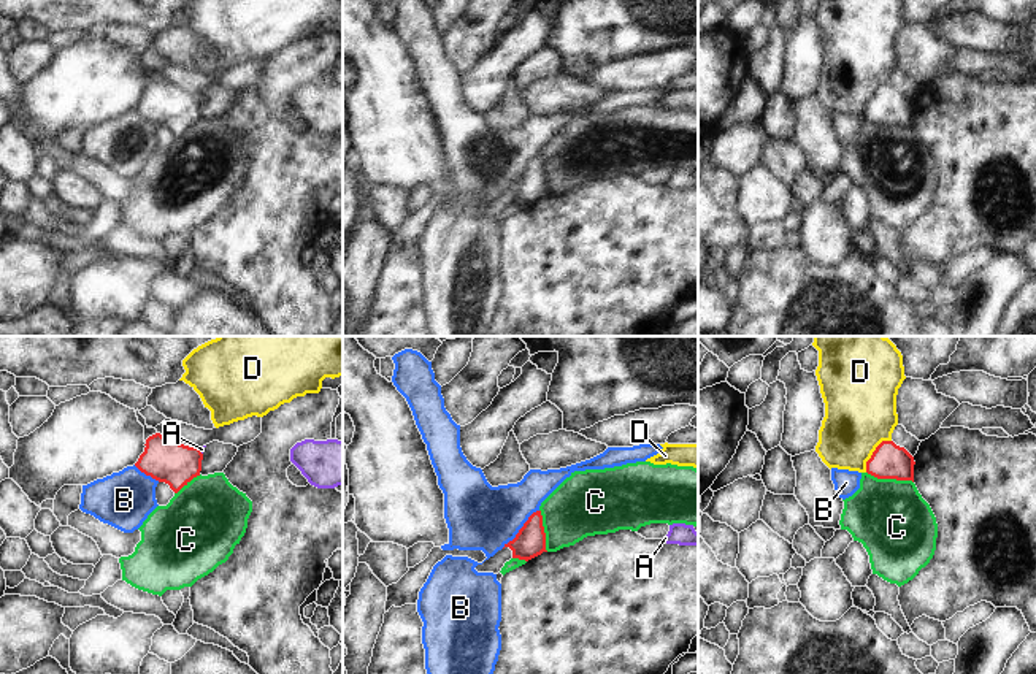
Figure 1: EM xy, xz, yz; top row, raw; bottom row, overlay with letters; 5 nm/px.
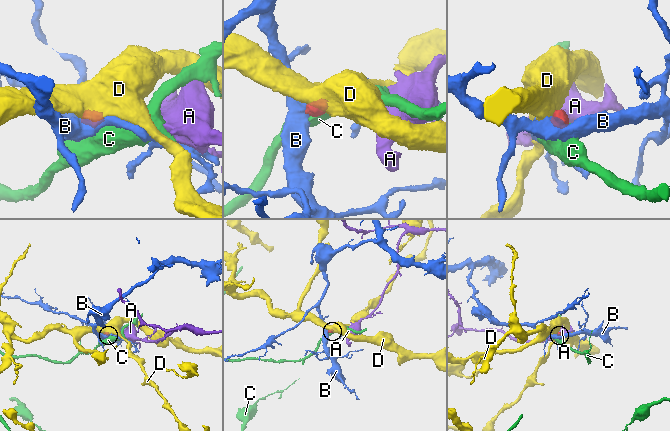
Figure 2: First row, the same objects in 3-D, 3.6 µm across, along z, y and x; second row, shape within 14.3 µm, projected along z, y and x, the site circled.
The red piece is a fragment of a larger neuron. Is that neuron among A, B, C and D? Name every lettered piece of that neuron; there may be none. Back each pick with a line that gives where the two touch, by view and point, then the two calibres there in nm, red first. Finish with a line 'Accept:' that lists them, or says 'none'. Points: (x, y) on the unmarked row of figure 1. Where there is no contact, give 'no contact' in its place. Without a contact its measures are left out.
A: contact xy (200, 95); calibres 220 and 20 nm
Accept: A

